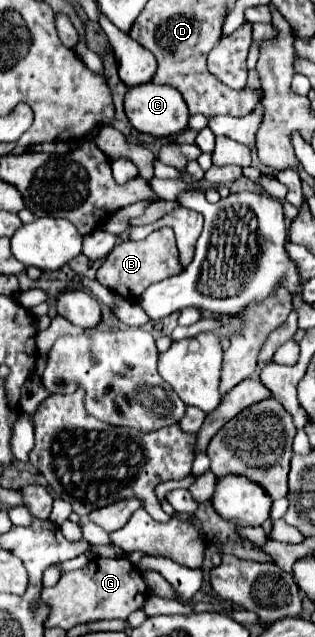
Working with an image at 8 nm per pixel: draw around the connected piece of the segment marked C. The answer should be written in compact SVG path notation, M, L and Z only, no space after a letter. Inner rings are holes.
M150 81L148 85L136 85L136 89L128 89L124 97L124 109L134 129L138 129L140 133L150 133L154 137L176 135L188 125L188 109L184 105L184 99L170 85L156 85Z

